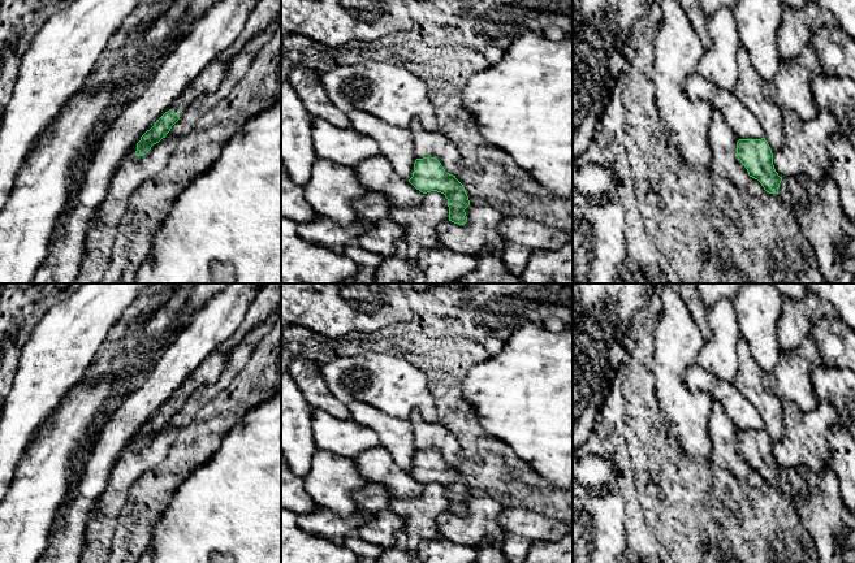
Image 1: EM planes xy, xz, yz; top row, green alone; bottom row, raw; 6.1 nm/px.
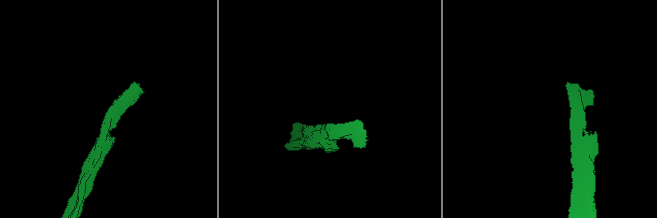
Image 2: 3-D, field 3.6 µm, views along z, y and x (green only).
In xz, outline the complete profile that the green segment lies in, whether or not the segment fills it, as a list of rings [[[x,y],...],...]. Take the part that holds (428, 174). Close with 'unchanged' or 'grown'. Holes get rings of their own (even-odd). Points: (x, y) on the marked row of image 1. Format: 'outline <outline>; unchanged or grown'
outline [[[436,157],[416,159],[409,182],[420,192],[437,191],[445,195],[449,207],[449,221],[459,225],[467,222],[465,209],[470,205],[463,185],[455,176],[445,172]]]; unchanged

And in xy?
outline [[[258,0],[237,39],[204,68],[178,96],[172,108],[141,137],[135,155],[138,157],[146,155],[154,144],[165,138],[172,126],[198,96],[216,91],[225,77],[228,64],[238,55],[243,46],[251,38],[267,30],[278,18],[281,18],[281,0]]]; grown

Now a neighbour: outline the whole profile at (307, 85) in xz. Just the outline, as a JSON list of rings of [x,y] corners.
[[[294,64],[282,72],[282,78],[294,87],[305,108],[314,118],[327,120],[336,126],[350,126],[347,114],[331,103],[319,74],[307,66]]]

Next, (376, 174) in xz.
[[[381,155],[372,156],[353,169],[367,191],[383,194],[393,207],[416,207],[423,202],[424,194],[400,177]]]

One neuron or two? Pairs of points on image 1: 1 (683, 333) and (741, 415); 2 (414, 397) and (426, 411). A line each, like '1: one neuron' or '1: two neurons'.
1: two neurons
2: one neuron

